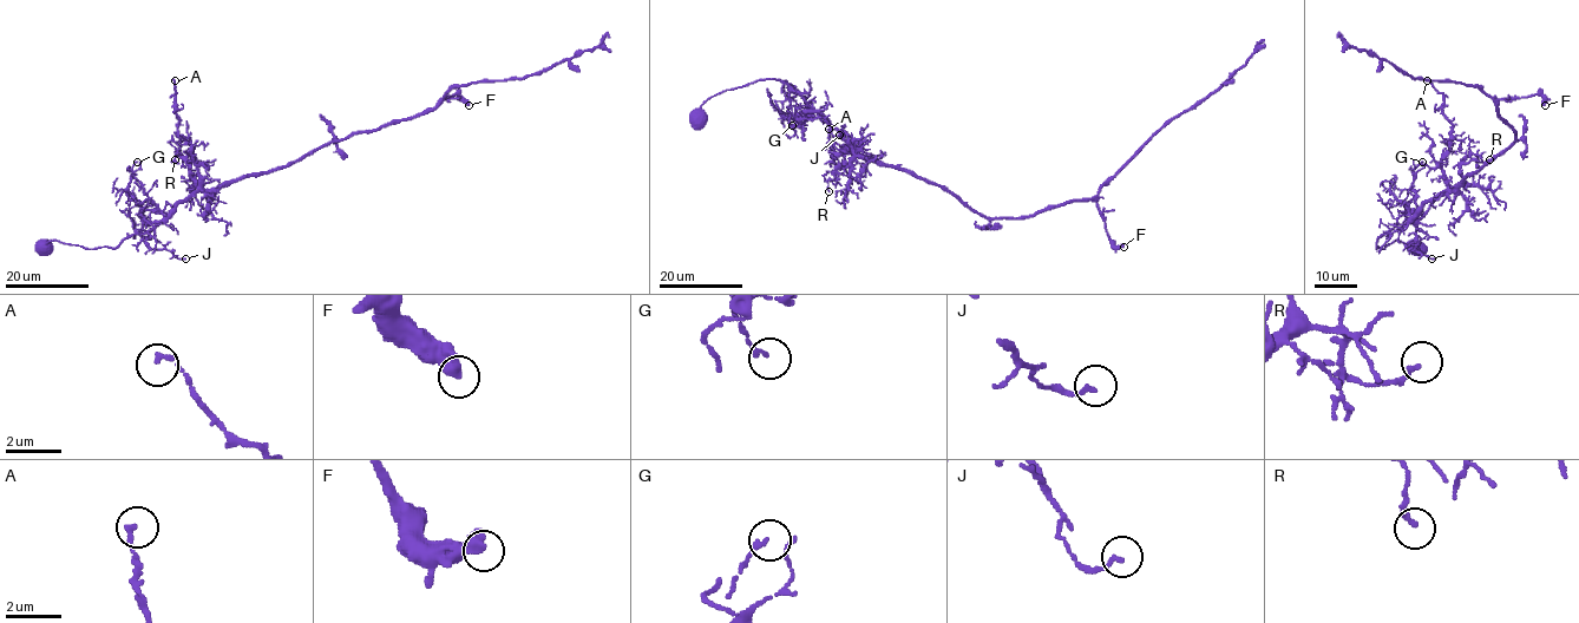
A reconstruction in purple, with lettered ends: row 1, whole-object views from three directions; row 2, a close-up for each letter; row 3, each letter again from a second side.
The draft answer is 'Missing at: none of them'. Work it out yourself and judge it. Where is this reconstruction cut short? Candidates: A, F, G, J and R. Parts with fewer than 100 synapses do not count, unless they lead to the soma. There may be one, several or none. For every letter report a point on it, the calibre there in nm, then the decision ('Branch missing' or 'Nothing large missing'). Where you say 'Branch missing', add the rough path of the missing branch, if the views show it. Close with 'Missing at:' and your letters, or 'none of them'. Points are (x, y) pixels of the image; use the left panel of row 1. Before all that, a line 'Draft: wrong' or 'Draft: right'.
Draft: right
A: Place: (175, 80). Thickness 180 nm. Nothing large missing
F: Place: (469, 105). Thickness 480 nm. Nothing large missing
G: Place: (137, 162). Thickness 150 nm. Nothing large missing
J: Place: (185, 258). Thickness 150 nm. Nothing large missing
R: Place: (175, 159). Thickness 170 nm. Nothing large missing
Missing at: none of them

